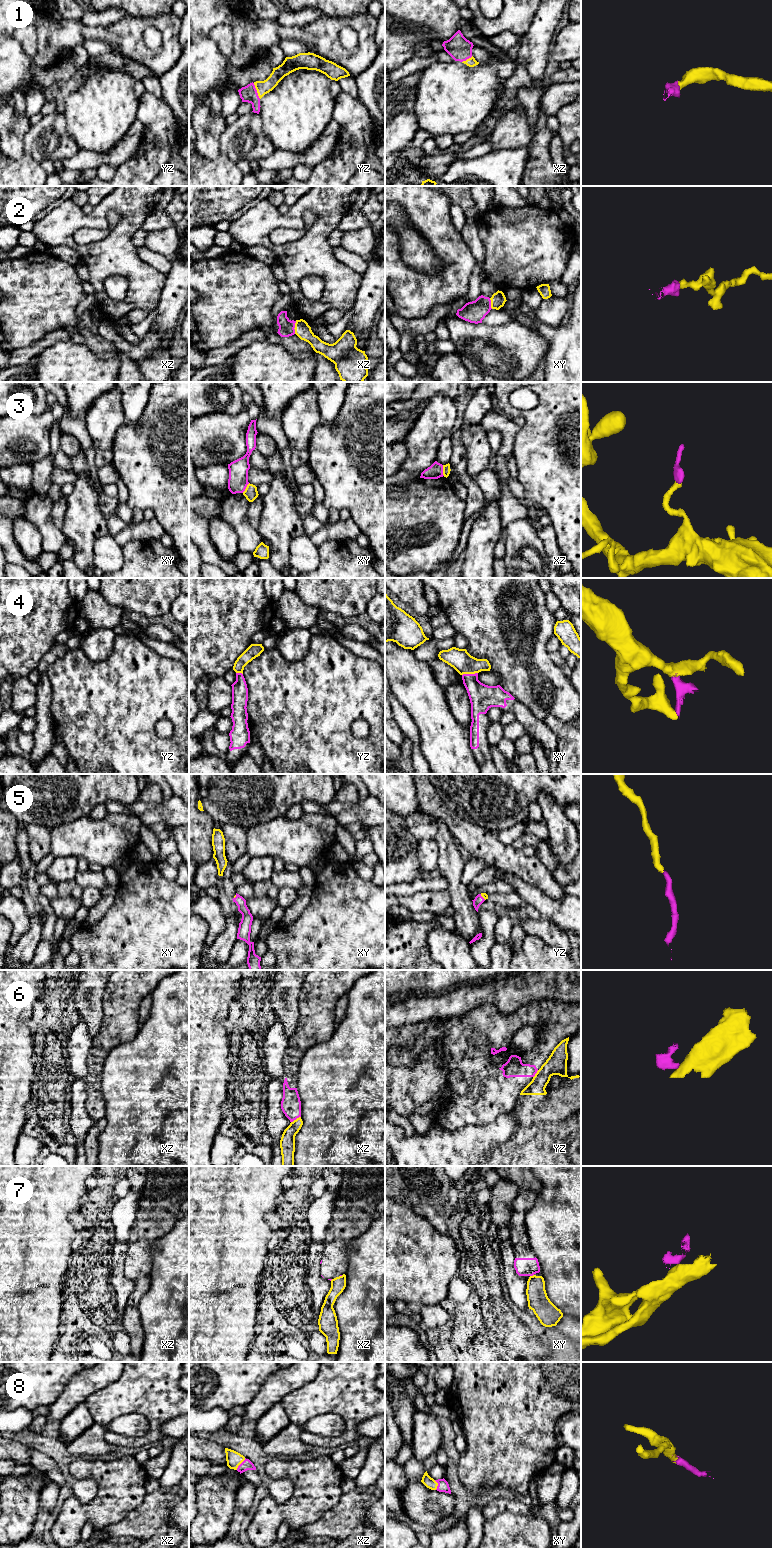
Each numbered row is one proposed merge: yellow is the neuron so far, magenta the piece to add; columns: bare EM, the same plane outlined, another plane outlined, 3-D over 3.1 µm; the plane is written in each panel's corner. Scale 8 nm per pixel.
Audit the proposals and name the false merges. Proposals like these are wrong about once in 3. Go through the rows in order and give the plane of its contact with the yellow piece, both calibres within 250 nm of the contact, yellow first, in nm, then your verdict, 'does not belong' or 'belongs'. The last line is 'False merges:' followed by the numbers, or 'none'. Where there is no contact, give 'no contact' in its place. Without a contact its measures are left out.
1: meets yellow in yz; 110 nm thick on the yellow side, 130 nm on the other; belongs
2: meets yellow in xz; 120 nm thick on the yellow side, 130 nm on the other; does not belong
3: meets yellow in xz; 60 nm thick on the yellow side, 120 nm on the other; does not belong
4: meets yellow in xy; 170 nm thick on the yellow side, 200 nm on the other; belongs
5: meets yellow in yz; 50 nm thick on the yellow side, 70 nm on the other; belongs
6: meets yellow in xz; 130 nm thick on the yellow side, 160 nm on the other; does not belong
7: meets yellow in xy; 170 nm thick on the yellow side, 140 nm on the other; does not belong
8: meets yellow in xz; 120 nm thick on the yellow side, 80 nm on the other; belongs
False merges: 2, 3, 6, 7

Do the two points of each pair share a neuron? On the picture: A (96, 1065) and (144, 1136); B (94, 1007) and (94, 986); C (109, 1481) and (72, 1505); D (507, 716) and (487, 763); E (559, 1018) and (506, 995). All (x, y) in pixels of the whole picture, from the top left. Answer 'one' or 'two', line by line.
A: two
B: one
C: one
D: two
E: two

